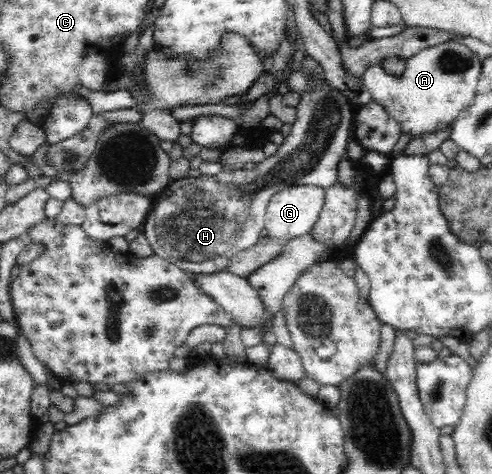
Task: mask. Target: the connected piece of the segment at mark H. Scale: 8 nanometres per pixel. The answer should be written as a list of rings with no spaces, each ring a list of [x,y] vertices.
[[[317,88],[309,94],[302,94],[301,102],[296,106],[296,121],[291,132],[284,138],[275,154],[257,164],[254,170],[241,169],[225,171],[215,176],[201,175],[172,181],[168,187],[154,196],[155,202],[146,216],[141,233],[147,237],[151,248],[157,249],[161,258],[178,266],[190,274],[213,274],[225,270],[233,254],[241,252],[259,242],[264,229],[266,208],[270,198],[282,190],[301,185],[328,187],[339,183],[337,171],[339,163],[347,159],[347,145],[352,137],[354,115],[348,98],[338,90]]]

